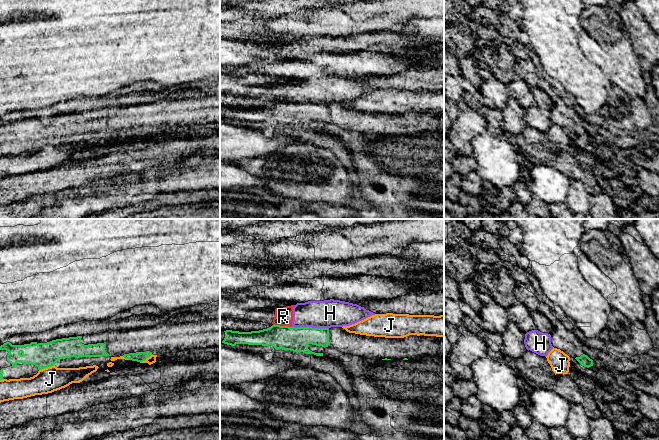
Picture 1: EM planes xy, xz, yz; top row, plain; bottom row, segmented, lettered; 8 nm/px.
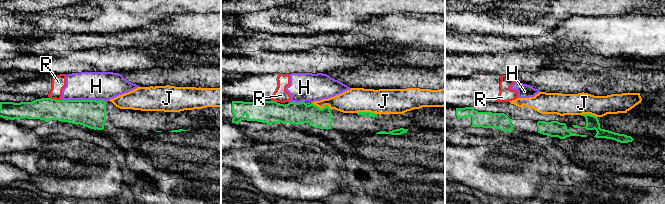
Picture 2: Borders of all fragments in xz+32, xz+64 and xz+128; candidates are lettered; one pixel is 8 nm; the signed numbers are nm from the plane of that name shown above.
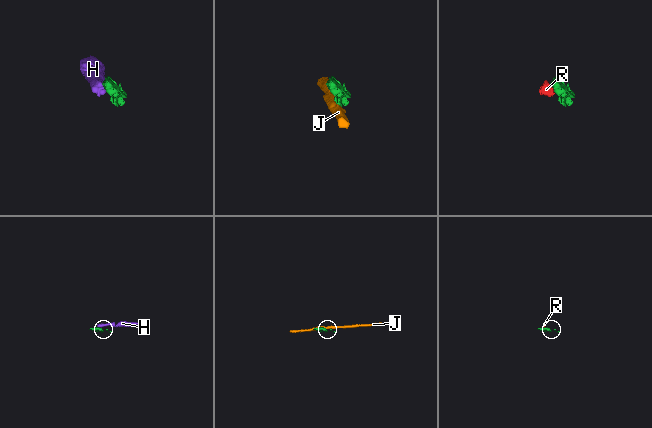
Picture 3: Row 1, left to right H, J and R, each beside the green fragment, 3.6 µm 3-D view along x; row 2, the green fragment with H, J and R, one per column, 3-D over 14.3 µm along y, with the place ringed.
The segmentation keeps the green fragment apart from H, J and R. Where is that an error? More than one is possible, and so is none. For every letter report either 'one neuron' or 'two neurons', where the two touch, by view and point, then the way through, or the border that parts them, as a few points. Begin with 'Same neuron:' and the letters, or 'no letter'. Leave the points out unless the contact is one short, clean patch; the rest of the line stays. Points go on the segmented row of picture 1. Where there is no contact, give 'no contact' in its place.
Same neuron: no letter
H: two neurons | xz (310, 327) | along xz (292, 326), (326, 327), (328, 329)
J: two neurons | xy (46, 367)
R: two neurons | xz (282, 326) | along xz (273, 324), (291, 327)

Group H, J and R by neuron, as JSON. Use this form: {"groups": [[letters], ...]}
{"groups": [["H", "R"], ["J"]]}

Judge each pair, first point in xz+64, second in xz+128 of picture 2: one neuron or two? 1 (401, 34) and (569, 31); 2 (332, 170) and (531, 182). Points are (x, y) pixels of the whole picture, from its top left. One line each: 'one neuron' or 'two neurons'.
1: one neuron
2: one neuron

